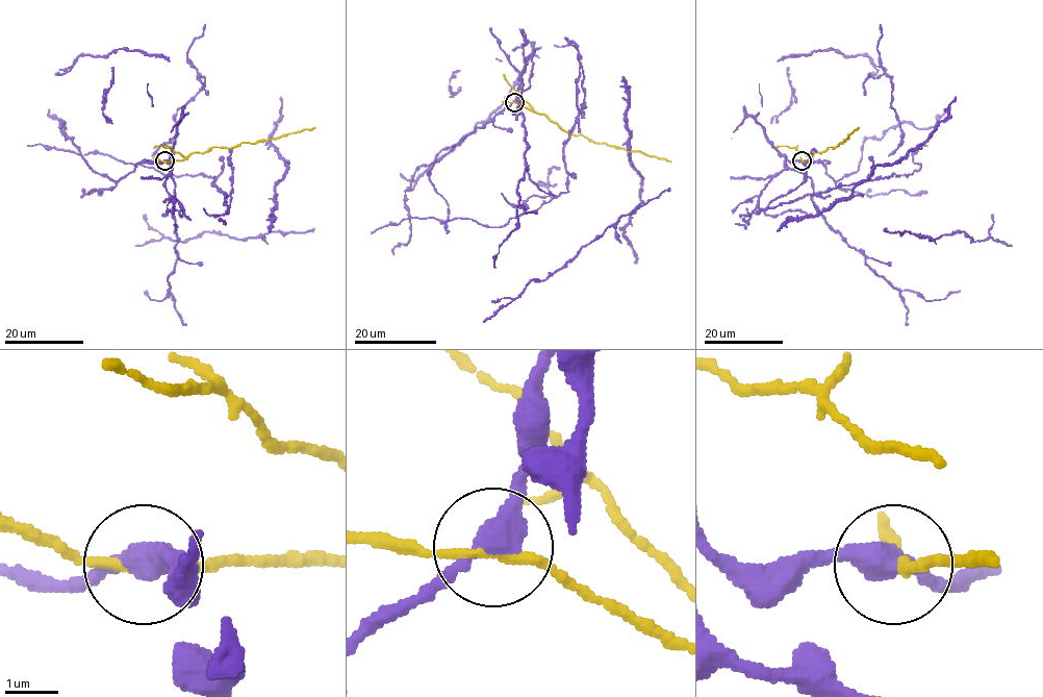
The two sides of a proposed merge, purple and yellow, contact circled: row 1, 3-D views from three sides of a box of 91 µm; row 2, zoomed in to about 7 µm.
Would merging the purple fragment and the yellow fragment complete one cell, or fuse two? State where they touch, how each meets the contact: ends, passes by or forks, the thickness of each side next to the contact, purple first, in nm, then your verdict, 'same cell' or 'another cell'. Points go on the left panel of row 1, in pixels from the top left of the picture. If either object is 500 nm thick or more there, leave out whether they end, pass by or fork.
at (164, 160); purple passes by; yellow passes by; 420 nm thick on the purple side, 180 nm on the other; another cell

